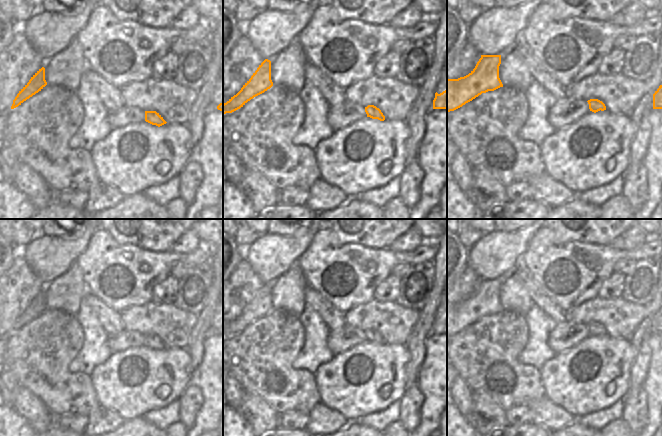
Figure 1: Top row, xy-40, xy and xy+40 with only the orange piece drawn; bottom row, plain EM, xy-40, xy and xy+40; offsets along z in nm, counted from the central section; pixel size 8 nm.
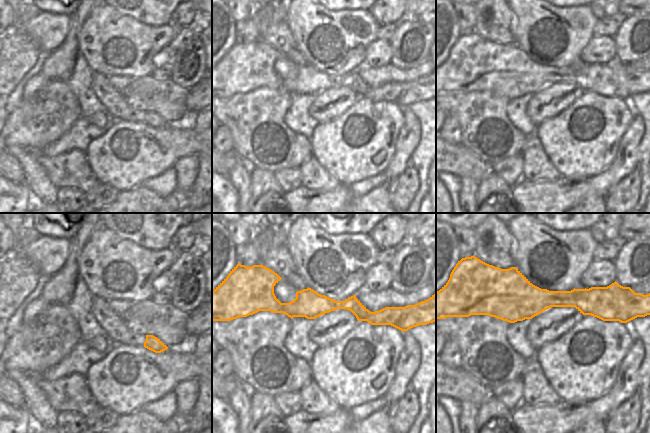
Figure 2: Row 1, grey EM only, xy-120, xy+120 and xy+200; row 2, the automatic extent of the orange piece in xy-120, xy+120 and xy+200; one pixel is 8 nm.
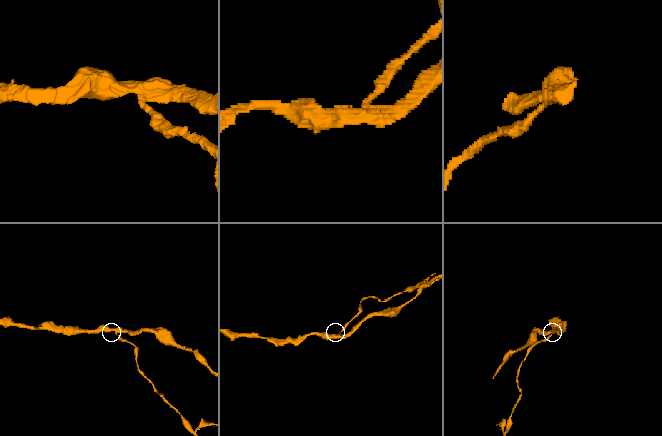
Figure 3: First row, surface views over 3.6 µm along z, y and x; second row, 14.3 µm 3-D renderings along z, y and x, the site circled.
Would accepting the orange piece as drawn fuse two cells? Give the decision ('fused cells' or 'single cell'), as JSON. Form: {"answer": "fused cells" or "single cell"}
{"answer": "fused cells"}

